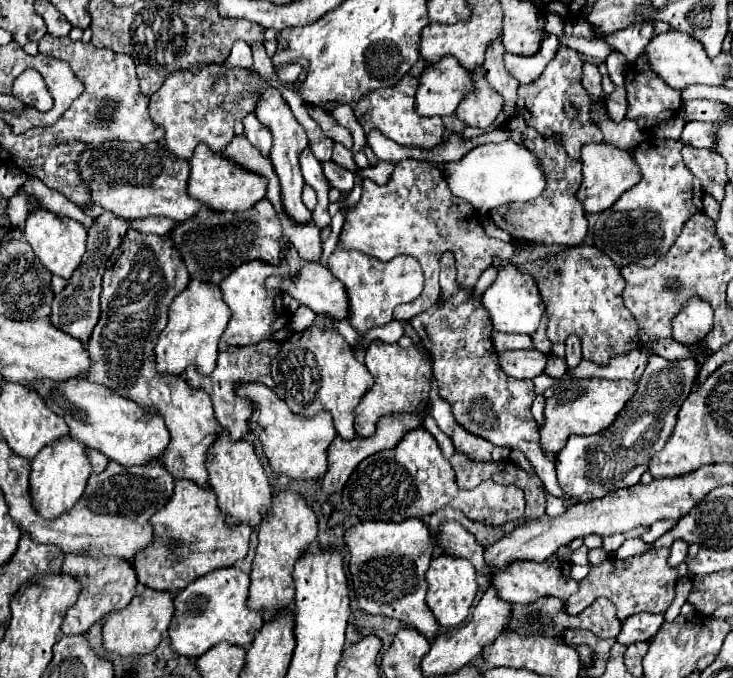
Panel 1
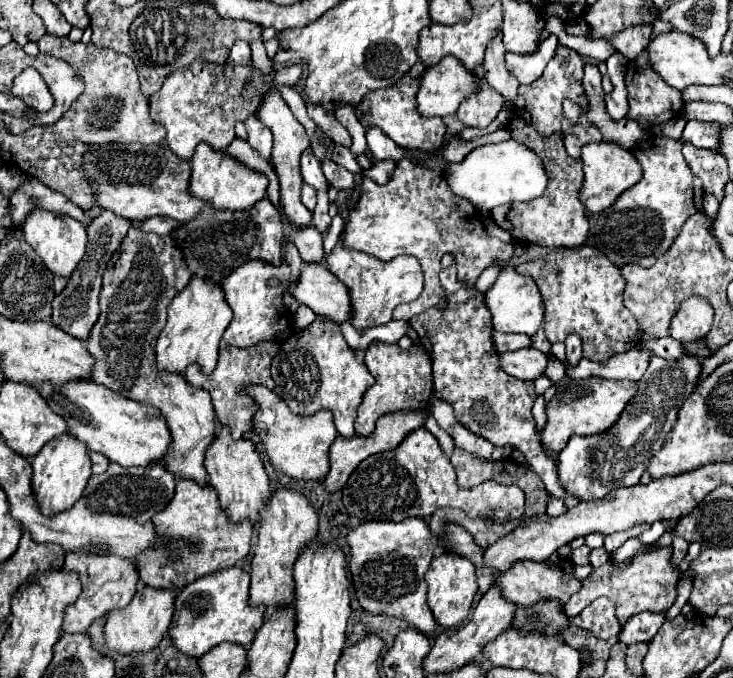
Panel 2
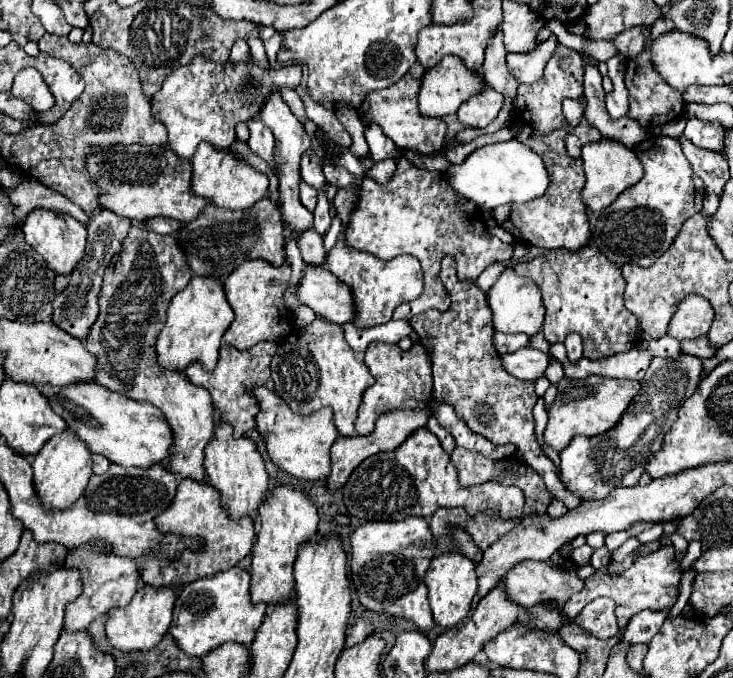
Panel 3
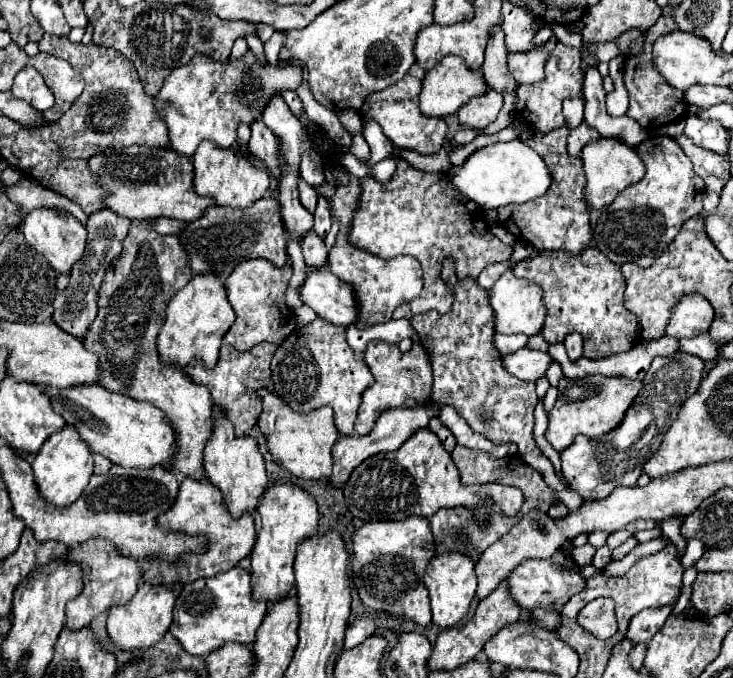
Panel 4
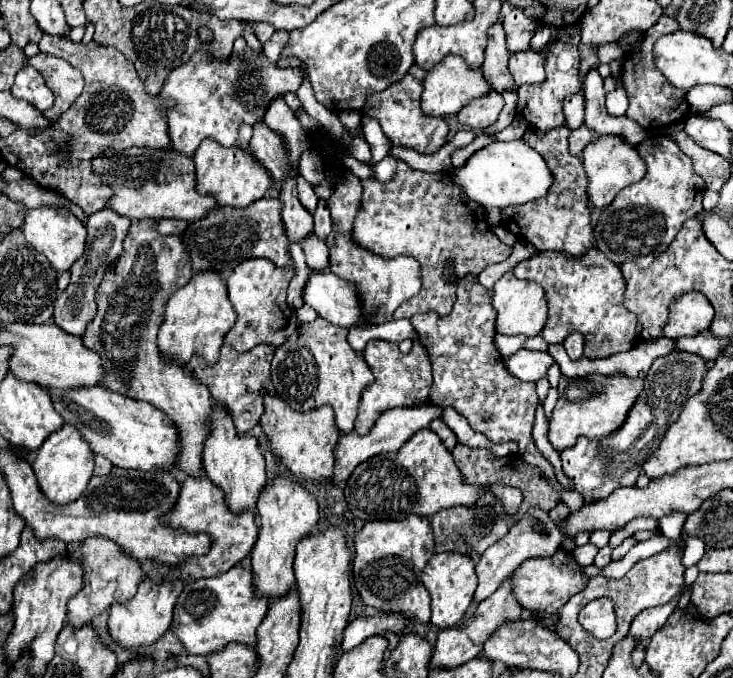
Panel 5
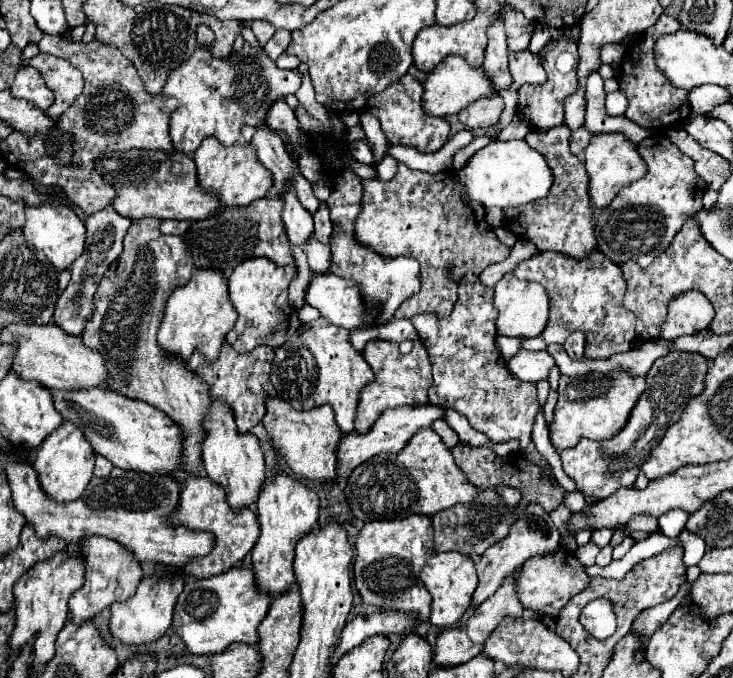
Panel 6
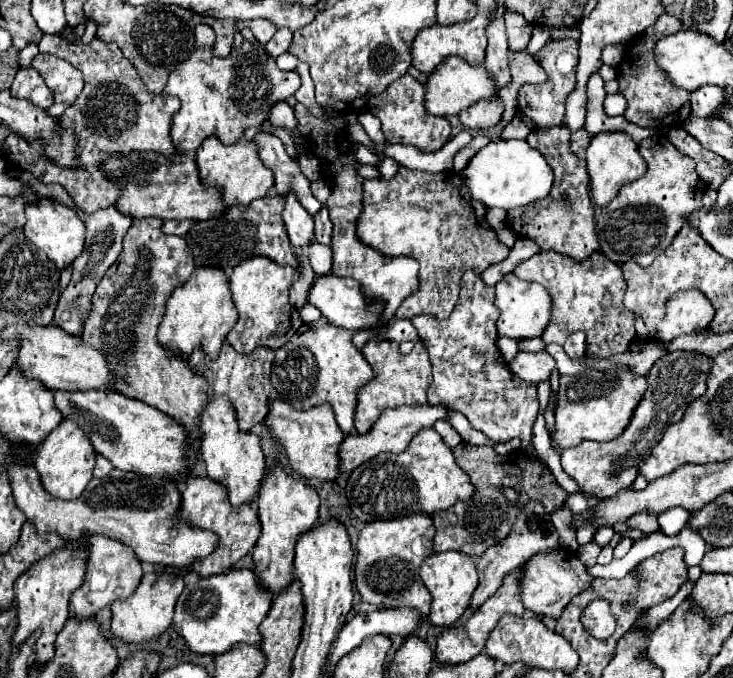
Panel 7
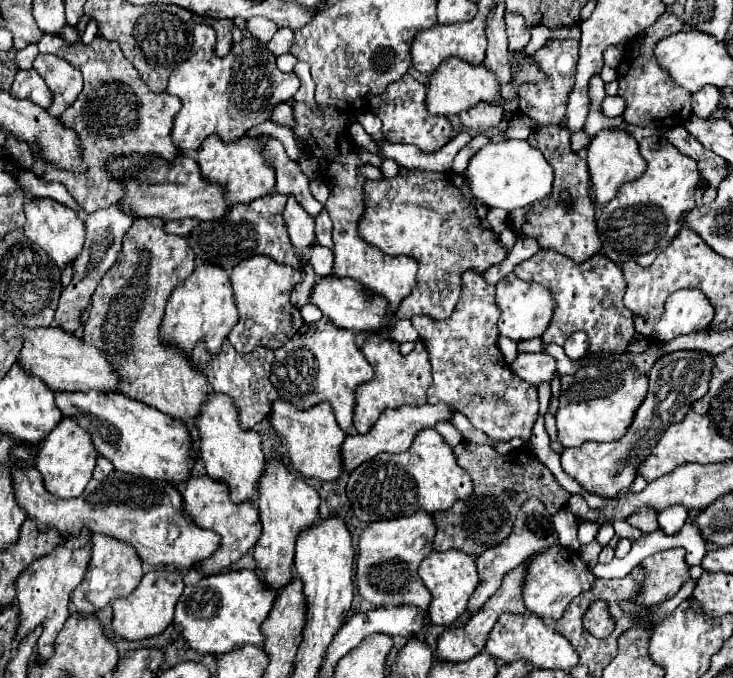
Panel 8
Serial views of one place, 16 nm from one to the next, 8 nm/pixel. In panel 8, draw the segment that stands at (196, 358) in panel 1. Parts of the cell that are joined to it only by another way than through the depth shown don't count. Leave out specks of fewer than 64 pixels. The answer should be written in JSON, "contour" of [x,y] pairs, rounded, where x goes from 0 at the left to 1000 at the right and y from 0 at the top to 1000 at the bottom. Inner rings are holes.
{"contour":[[[270,386],[251,419],[246,419],[240,431],[235,431],[224,463],[224,478],[218,484],[218,499],[224,504],[232,504],[235,510],[246,510],[251,519],[262,519],[270,504],[278,504],[284,519],[295,522],[322,475],[325,454],[319,445],[311,401],[295,389]]]}

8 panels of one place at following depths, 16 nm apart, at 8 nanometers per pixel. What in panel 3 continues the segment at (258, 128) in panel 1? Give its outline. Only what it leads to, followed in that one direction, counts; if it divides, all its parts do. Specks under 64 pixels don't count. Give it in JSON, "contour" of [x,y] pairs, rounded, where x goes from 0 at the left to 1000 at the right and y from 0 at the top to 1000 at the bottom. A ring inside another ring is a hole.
{"contour":[[[341,177],[338,189],[341,189],[341,215],[344,215],[344,224],[357,230],[357,236],[363,236],[363,242],[377,254],[377,233],[371,230],[377,204],[371,201],[371,195],[366,195],[366,189],[355,177]]]}

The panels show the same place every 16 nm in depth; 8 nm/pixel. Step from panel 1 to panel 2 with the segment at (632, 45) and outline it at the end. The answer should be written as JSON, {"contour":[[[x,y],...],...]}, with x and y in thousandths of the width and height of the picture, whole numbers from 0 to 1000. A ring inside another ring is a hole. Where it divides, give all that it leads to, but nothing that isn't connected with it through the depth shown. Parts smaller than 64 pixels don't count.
{"contour":[[[868,38],[868,41],[857,41],[851,44],[846,53],[838,53],[835,56],[835,65],[843,77],[849,77],[857,88],[868,86],[884,65],[887,59],[887,38],[879,41],[879,38]]]}

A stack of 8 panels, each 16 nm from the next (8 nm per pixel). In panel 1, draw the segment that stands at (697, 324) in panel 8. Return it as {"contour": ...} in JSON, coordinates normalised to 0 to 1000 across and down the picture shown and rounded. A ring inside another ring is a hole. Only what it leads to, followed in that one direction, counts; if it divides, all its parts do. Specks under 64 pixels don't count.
{"contour":[[[947,437],[917,472],[917,499],[930,507],[955,504],[971,487],[971,451]]]}

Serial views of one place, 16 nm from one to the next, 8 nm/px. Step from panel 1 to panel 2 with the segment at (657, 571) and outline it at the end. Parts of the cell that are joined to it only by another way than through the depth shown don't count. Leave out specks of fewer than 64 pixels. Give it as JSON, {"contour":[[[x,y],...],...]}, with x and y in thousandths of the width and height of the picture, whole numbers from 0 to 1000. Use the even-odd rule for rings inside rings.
{"contour":[[[917,805],[868,820],[859,838],[854,841],[835,841],[832,829],[819,838],[810,838],[810,844],[794,858],[794,870],[780,876],[778,885],[769,891],[768,903],[776,910],[784,910],[816,879],[829,879],[832,885],[838,885],[840,912],[846,914],[846,923],[851,923],[859,909],[876,900],[889,900],[889,903],[911,900],[922,885],[922,864],[928,855],[925,835],[920,835],[914,823],[917,823]]]}

